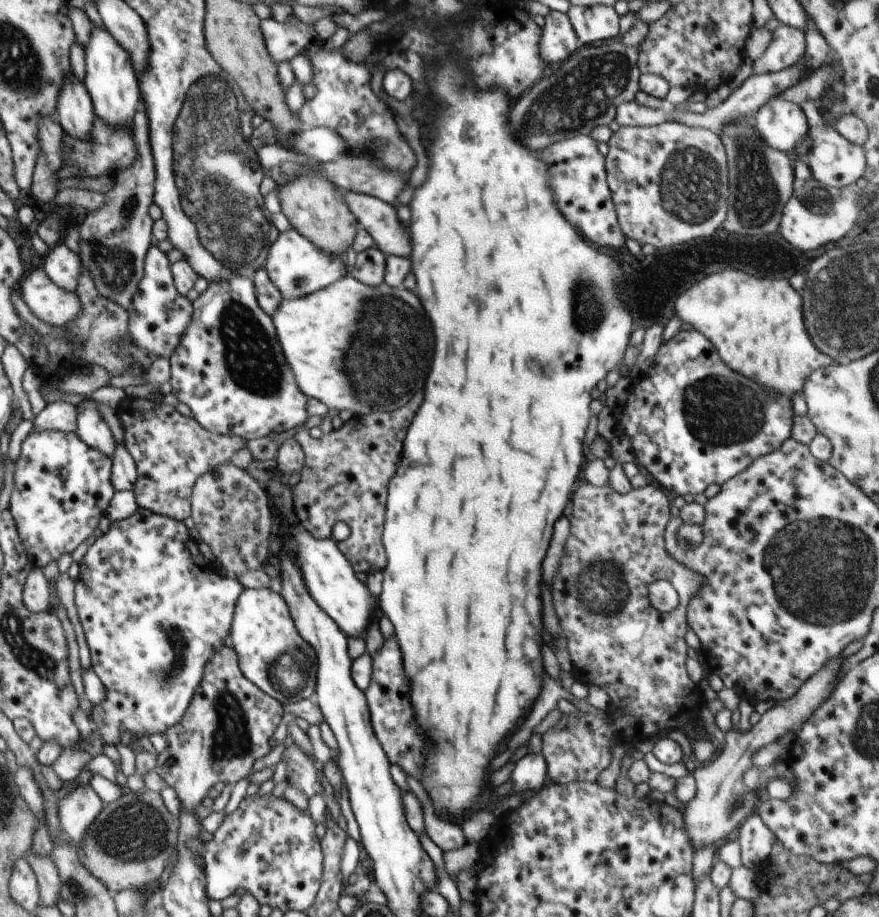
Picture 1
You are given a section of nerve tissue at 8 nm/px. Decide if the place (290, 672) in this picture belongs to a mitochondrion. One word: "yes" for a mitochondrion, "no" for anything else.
yes

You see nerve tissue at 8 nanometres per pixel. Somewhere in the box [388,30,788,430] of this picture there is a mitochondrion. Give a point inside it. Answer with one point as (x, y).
(588, 91)

